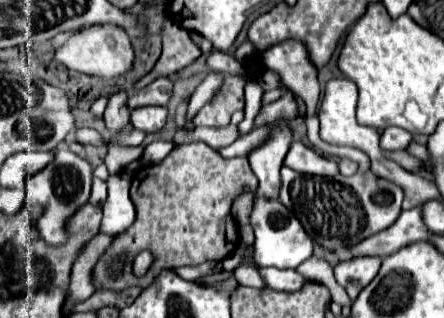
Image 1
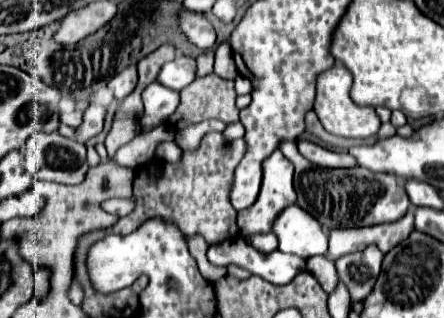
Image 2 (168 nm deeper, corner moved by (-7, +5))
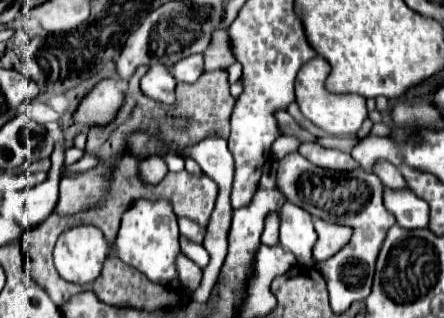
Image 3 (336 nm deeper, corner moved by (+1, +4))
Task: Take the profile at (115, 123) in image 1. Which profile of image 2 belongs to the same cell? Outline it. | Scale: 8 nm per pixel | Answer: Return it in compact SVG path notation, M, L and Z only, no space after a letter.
M128 65L128 67L124 67L120 73L116 73L116 75L110 79L108 87L114 89L114 97L116 97L118 101L122 101L128 93L134 91L136 81L138 81L136 65Z

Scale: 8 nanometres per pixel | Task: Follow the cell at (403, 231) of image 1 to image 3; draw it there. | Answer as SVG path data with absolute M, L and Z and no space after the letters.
M324 220L314 222L316 232L318 232L318 242L314 246L314 260L324 262L336 252L340 252L348 240L352 238L352 228L348 226L338 226L338 224L328 224Z

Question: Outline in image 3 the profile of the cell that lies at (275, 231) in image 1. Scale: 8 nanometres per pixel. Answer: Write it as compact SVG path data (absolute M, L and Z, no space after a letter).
M284 204L280 210L280 246L290 250L304 266L312 264L312 248L316 244L316 230L308 212L294 204Z

